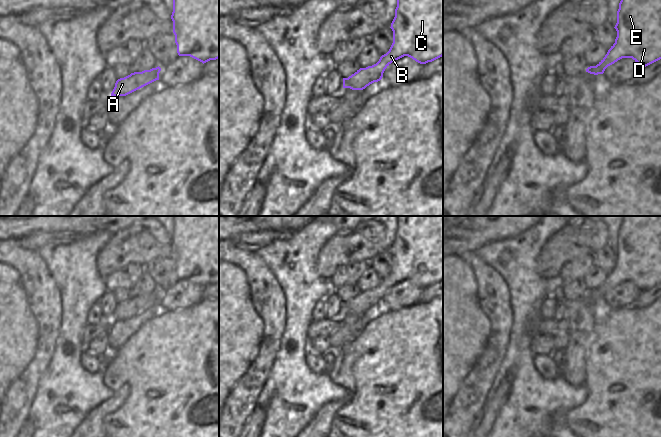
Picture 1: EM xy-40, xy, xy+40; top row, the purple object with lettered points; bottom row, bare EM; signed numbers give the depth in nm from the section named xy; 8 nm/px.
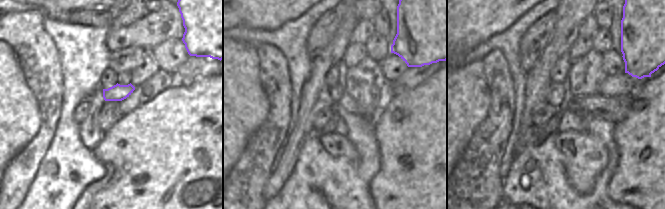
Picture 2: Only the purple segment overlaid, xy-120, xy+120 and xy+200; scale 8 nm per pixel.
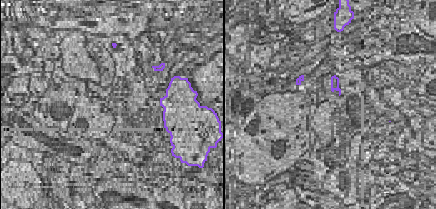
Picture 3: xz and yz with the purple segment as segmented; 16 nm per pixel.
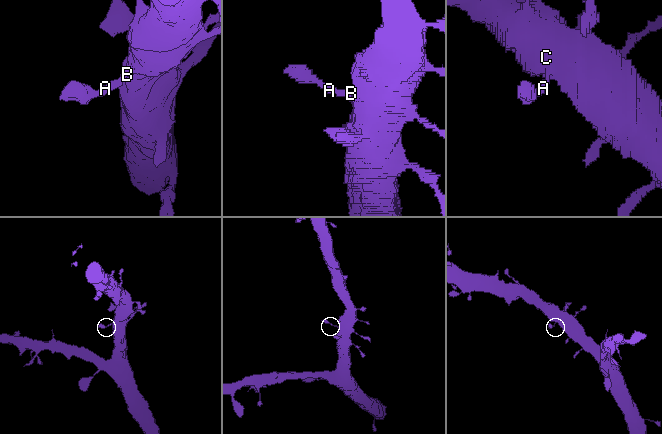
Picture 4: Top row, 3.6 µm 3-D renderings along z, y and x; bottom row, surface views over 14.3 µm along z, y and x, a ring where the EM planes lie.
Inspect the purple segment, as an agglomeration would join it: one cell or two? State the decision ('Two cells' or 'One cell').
One cell

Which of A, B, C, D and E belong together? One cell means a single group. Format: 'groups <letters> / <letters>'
groups A B C D E

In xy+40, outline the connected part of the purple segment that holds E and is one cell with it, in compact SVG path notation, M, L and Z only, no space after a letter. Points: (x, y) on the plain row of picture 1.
M623 216L617 235L615 267L605 281L586 296L603 298L605 293L622 282L632 282L641 292L661 283L661 216Z

